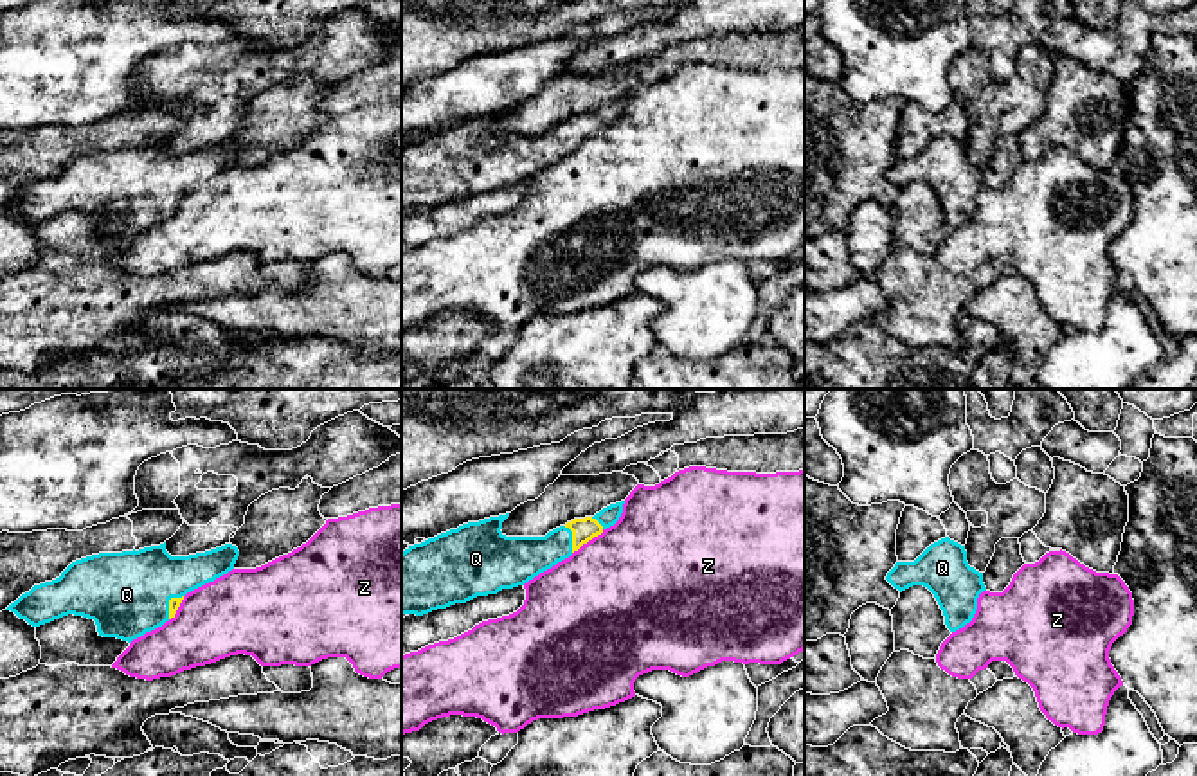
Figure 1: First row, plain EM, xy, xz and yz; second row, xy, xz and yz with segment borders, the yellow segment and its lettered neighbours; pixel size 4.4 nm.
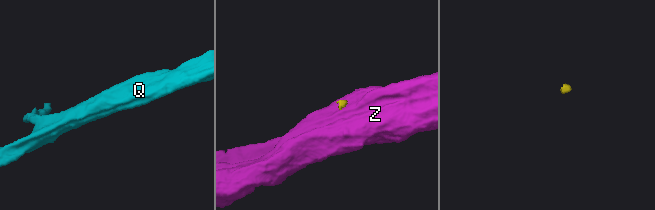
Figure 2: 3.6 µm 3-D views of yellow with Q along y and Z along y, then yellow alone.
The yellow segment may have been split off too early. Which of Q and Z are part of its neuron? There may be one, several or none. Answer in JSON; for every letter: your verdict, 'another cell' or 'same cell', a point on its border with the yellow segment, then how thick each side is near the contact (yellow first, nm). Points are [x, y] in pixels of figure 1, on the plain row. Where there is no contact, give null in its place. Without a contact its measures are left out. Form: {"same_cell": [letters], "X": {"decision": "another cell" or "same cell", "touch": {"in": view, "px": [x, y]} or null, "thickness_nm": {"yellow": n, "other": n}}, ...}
{"same_cell": ["Q"], "Q": {"decision": "same cell", "touch": {"in": "xz", "px": [573, 135]}, "thickness_nm": {"yellow": 110, "other": 200}}, "Z": {"decision": "another cell", "touch": {"in": "xz", "px": [587, 137]}, "thickness_nm": {"yellow": 110, "other": 500}}}

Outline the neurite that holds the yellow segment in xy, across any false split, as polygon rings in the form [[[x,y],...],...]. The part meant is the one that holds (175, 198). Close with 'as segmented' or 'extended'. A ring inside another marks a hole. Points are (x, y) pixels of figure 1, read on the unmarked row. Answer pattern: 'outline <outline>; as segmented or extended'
outline [[[166,139],[139,148],[99,149],[72,158],[59,175],[34,182],[5,207],[32,223],[74,211],[94,216],[103,234],[133,236],[175,214],[184,193],[234,166],[239,148],[232,140],[189,153],[171,153]]]; extended

